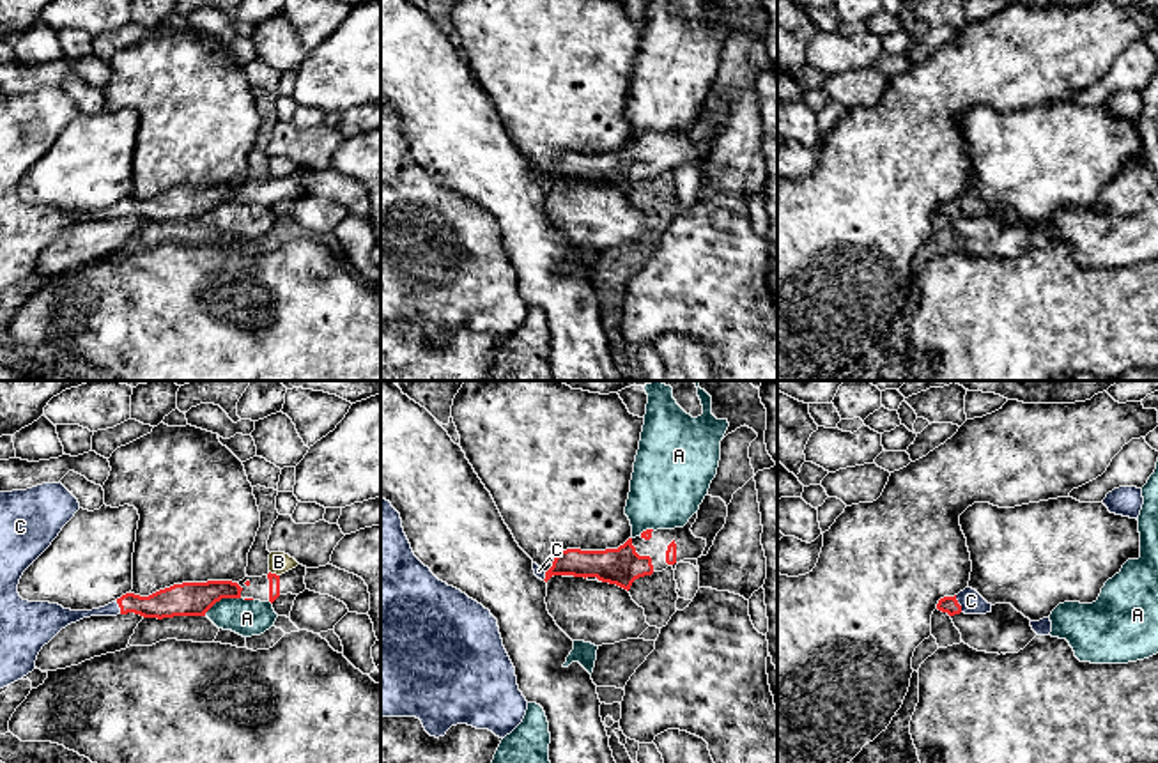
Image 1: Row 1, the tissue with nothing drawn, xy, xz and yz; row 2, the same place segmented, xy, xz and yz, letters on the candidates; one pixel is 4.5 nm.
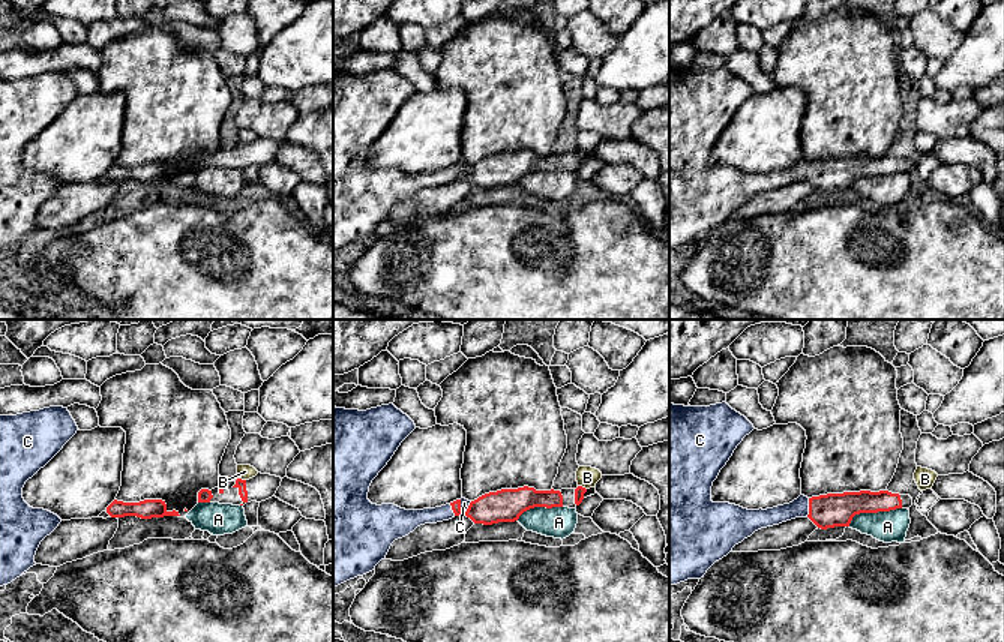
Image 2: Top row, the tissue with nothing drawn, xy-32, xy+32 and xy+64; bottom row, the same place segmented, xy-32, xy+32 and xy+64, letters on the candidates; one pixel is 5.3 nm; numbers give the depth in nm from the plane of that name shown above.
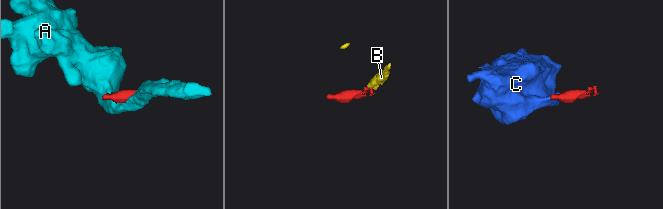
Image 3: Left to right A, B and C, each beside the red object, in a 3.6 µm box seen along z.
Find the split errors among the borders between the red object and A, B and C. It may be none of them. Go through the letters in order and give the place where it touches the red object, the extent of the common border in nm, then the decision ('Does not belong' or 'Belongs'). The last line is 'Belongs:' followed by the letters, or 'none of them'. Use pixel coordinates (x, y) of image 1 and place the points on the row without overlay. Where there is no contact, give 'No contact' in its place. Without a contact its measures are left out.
A: Touches red at xy (222, 200). Shared border 190 nm. Does not belong
B: Touches red at xy (275, 177). Shared border 50 nm. Does not belong
C: Touches red at yz (958, 208). Shared border 90 nm. Belongs
Belongs: C

